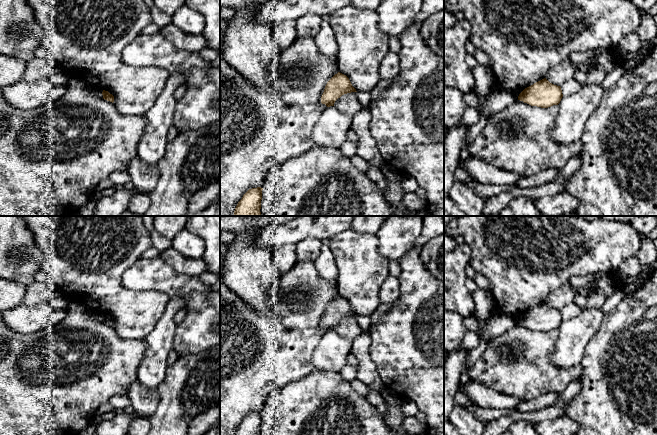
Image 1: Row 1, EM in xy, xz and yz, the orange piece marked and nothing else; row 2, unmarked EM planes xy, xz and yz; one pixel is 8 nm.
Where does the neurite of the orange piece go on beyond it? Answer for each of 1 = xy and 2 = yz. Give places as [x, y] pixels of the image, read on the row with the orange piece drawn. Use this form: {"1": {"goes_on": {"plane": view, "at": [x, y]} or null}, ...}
{"1": {"goes_on": null}, "2": {"goes_on": null}}

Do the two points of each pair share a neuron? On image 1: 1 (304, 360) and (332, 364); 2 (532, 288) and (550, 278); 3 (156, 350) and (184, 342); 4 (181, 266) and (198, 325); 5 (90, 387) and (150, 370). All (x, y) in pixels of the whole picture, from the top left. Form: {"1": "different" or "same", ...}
{"1": "different", "2": "same", "3": "different", "4": "different", "5": "different"}

